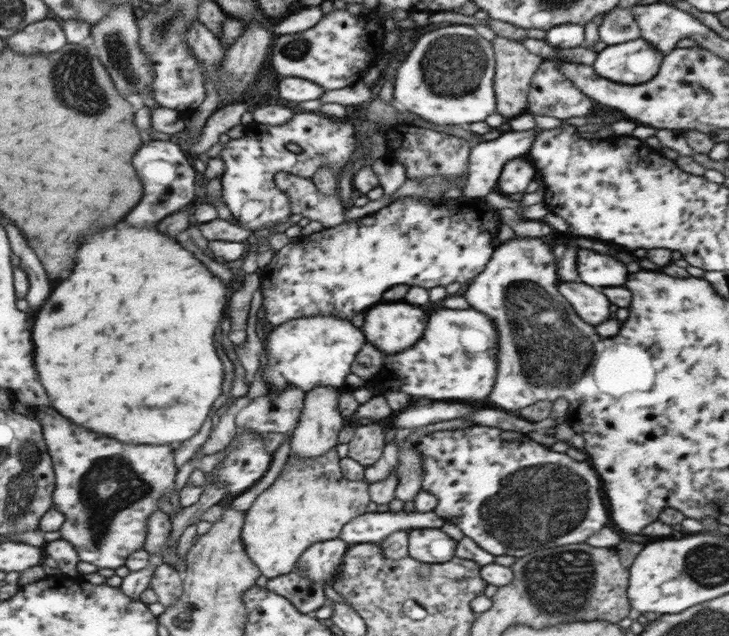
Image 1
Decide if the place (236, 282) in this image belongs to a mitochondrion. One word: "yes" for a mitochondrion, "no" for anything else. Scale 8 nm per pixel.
no

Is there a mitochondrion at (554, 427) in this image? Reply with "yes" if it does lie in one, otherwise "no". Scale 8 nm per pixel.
no

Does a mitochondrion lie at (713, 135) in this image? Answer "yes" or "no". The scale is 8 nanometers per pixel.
no

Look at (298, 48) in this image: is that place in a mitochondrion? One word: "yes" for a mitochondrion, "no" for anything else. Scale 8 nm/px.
yes

